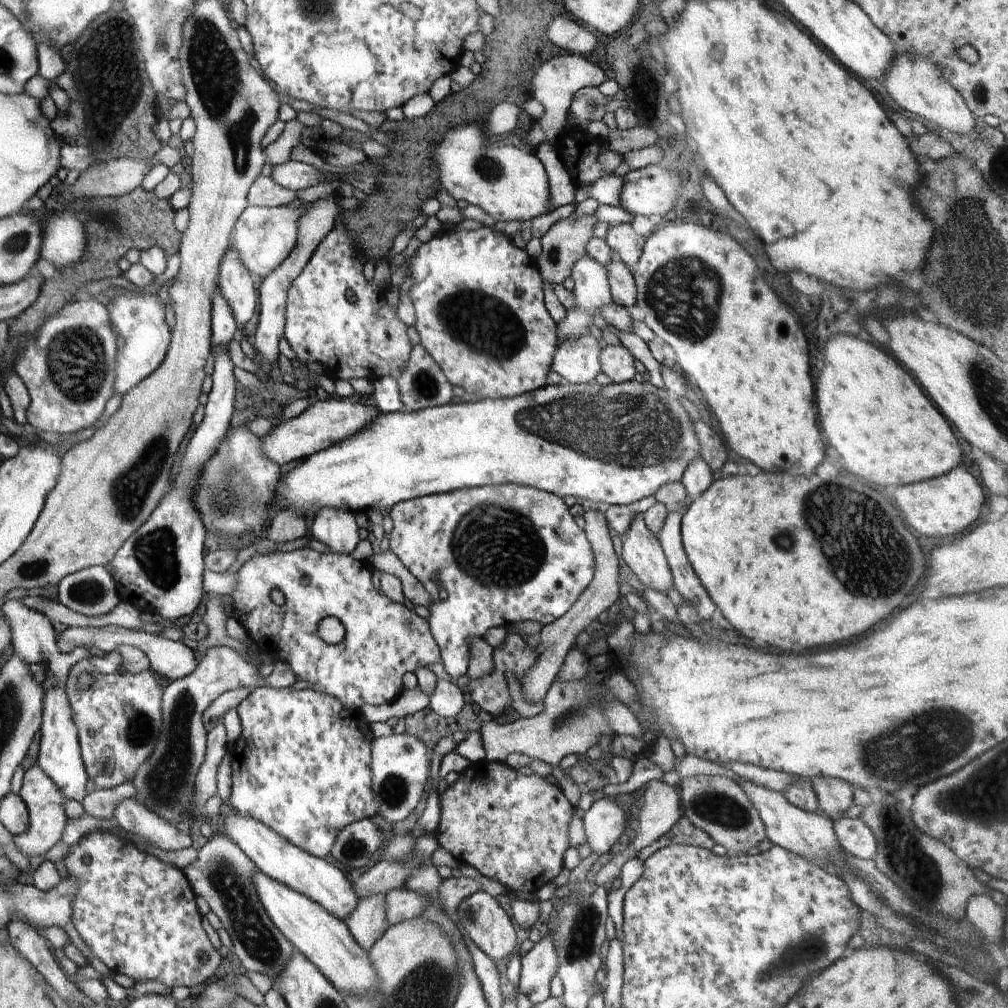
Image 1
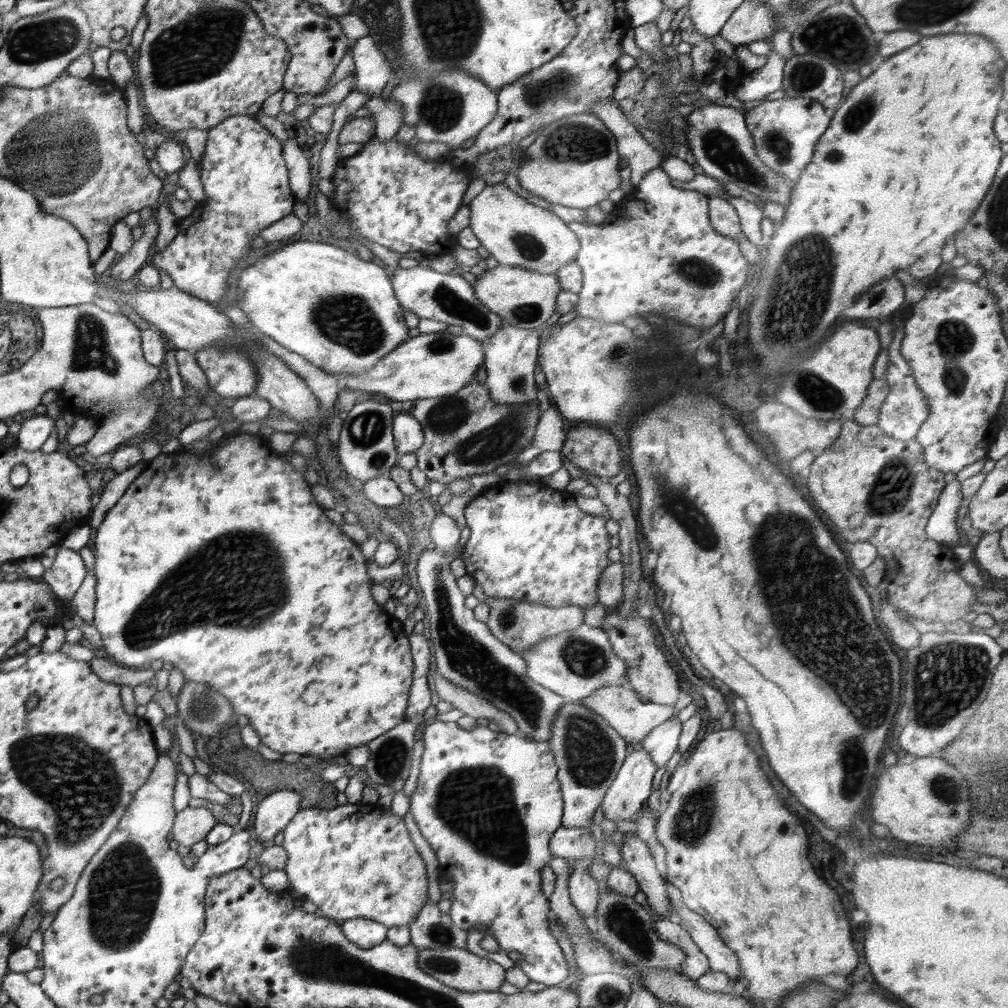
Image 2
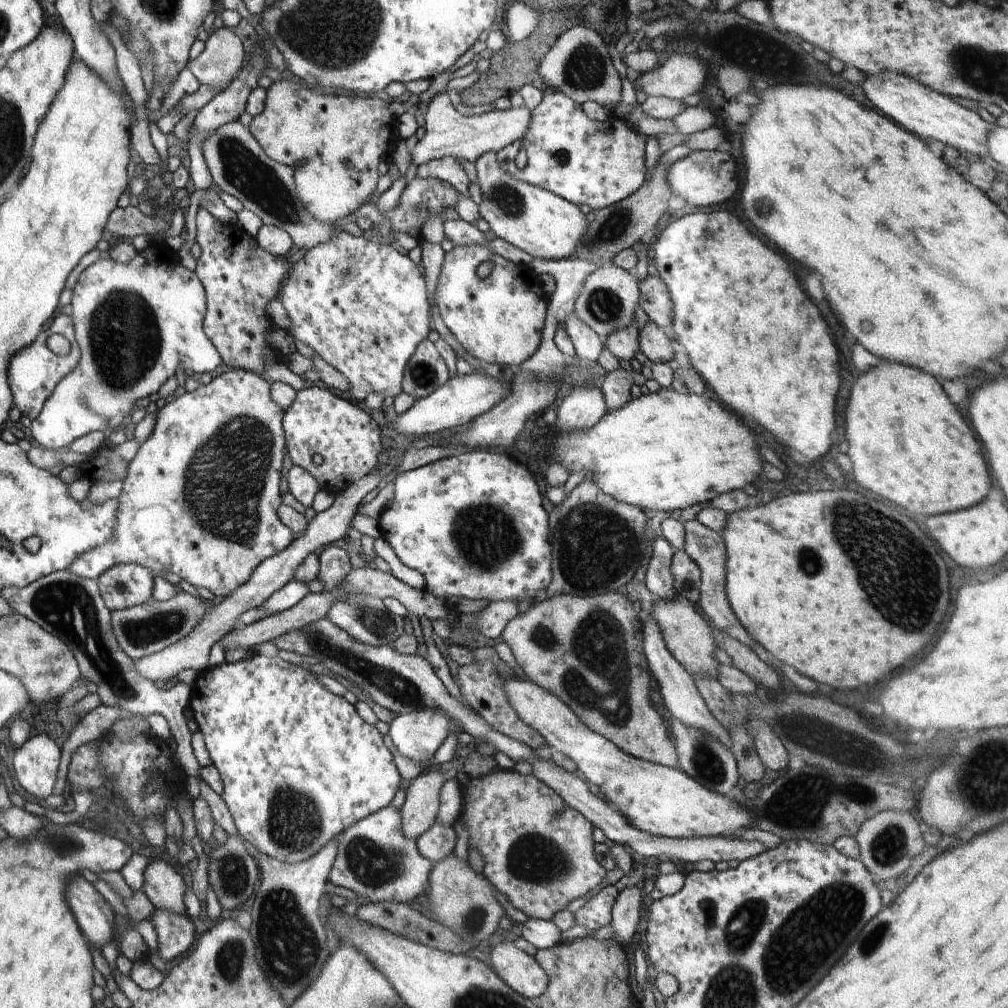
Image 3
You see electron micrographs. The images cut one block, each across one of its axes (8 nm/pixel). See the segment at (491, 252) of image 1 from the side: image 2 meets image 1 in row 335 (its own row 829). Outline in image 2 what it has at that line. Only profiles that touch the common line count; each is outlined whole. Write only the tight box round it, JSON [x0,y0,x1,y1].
[410,721,569,987]

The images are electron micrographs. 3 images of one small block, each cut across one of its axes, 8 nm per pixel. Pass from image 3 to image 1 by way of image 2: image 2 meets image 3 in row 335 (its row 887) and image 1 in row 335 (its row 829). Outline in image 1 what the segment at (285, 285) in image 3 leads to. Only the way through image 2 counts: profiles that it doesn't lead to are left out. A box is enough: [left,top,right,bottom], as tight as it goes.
[284,222,412,382]

